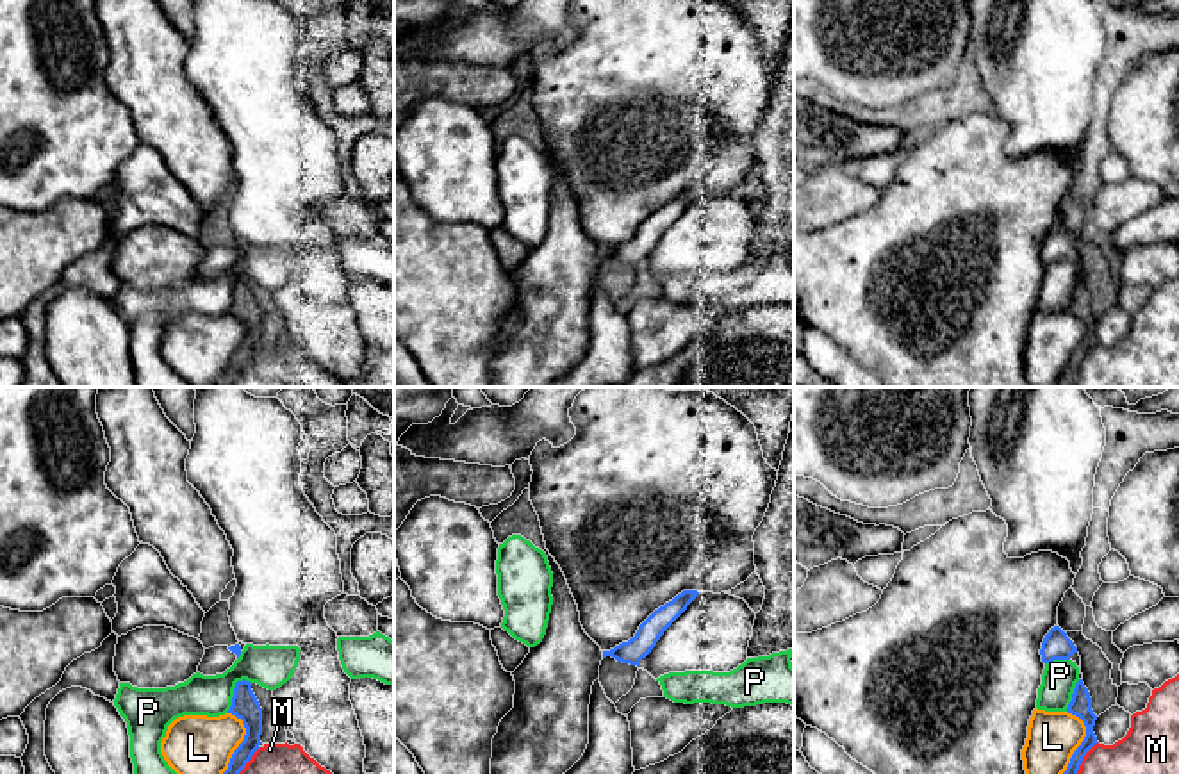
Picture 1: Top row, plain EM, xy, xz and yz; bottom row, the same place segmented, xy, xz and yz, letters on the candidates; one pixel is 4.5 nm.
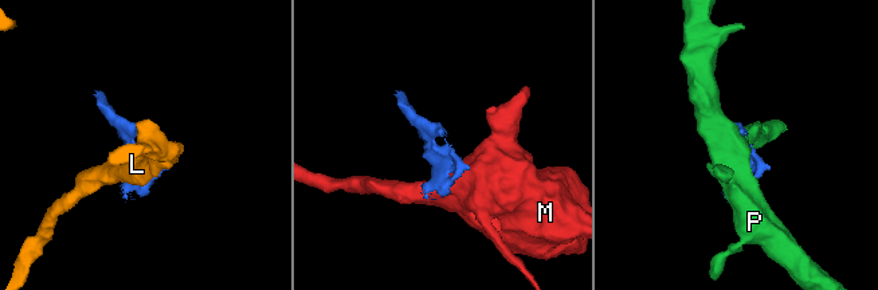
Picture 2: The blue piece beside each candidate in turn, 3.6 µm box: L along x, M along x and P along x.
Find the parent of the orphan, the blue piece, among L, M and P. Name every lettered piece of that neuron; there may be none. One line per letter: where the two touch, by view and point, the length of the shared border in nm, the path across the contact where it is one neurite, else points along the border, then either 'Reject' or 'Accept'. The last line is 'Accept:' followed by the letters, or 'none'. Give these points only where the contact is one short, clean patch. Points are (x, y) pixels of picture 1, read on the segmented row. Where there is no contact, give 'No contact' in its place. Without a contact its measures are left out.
L: Touches blue at yz (1083, 741). Shared border 280 nm. Reject
M: Touches blue at yz (1083, 757). Shared border 170 nm. Reject
P: Touches blue at xy (234, 692). Shared border 180 nm. Reject
Accept: none

